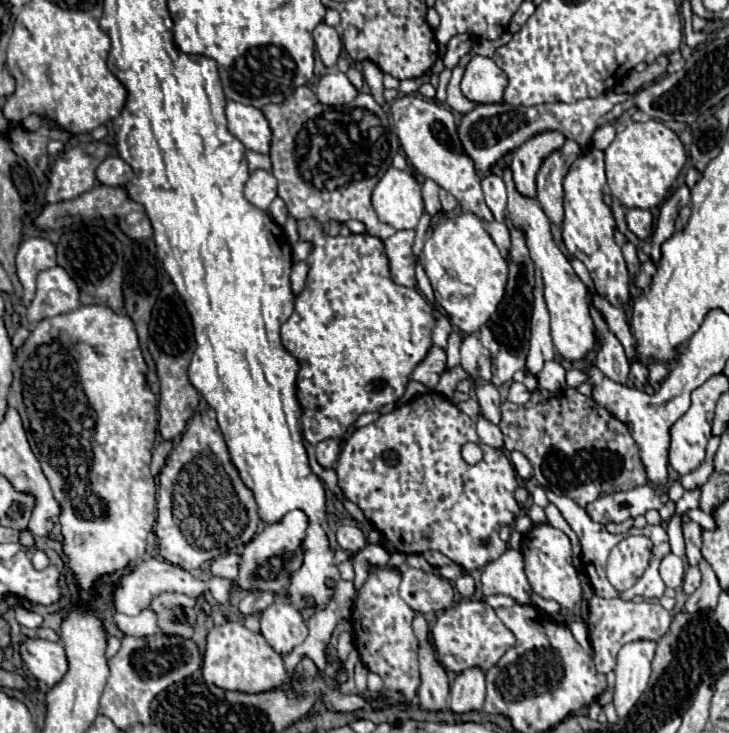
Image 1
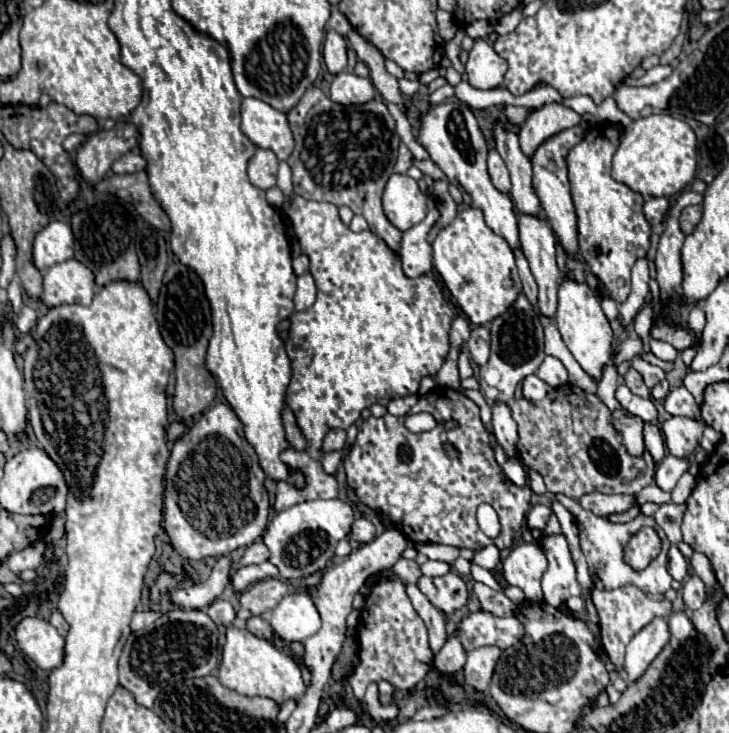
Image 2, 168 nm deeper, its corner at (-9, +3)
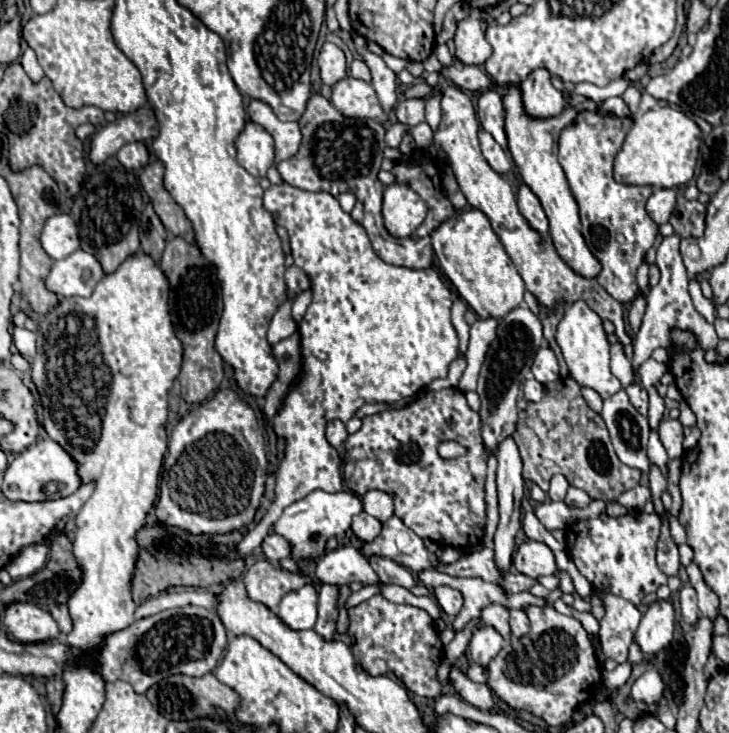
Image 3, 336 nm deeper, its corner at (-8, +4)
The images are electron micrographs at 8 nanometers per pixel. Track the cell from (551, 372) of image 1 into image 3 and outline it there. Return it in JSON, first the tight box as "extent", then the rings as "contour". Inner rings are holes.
{"extent":[532,347,560,383],"contour":[[[540,347],[536,353],[536,359],[532,363],[532,375],[536,377],[536,381],[540,383],[548,383],[548,381],[556,381],[560,377],[558,373],[558,361],[556,355],[552,353],[550,347]]]}

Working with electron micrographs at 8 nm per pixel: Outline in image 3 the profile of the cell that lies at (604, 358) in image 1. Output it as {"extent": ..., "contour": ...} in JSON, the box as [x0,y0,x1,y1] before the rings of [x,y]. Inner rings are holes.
{"extent":[626,383,648,415],"contour":[[[632,383],[632,385],[628,385],[626,391],[630,395],[630,403],[638,409],[638,413],[646,415],[646,411],[648,411],[648,393],[646,393],[646,389]]]}

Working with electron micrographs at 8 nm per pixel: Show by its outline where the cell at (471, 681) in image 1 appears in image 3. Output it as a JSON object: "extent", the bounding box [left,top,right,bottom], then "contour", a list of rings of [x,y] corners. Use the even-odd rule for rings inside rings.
{"extent":[470,625,504,667],"contour":[[[482,625],[480,629],[474,631],[472,639],[470,639],[470,659],[482,667],[486,667],[490,663],[490,659],[502,649],[504,639],[502,635],[490,627],[490,625]]]}

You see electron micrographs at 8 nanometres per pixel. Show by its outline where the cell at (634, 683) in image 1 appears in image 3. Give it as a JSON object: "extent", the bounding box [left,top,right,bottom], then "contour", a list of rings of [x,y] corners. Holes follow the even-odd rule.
{"extent":[636,601,674,653],"contour":[[[656,601],[644,613],[640,627],[636,631],[636,643],[642,653],[658,653],[668,647],[674,631],[674,607],[668,601]]]}

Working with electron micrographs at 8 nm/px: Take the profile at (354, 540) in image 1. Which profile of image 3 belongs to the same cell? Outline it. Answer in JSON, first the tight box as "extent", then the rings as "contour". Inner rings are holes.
{"extent":[352,513,382,543],"contour":[[[358,513],[354,519],[352,519],[352,531],[354,531],[354,535],[360,539],[360,541],[364,541],[364,543],[370,543],[370,541],[374,541],[376,537],[378,537],[378,533],[382,531],[382,523],[376,519],[376,517],[372,517],[372,515],[368,515],[368,513]]]}

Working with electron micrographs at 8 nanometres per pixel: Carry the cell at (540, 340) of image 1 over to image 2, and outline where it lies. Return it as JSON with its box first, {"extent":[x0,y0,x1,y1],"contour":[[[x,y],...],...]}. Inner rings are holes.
{"extent":[519,216,561,318],"contour":[[[519,216],[519,242],[539,286],[539,314],[545,318],[555,318],[557,286],[561,280],[561,272],[555,262],[553,230],[545,220],[537,220],[533,216]]]}

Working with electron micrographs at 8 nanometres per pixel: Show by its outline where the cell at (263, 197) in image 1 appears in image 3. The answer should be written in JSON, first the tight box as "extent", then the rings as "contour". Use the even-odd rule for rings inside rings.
{"extent":[236,121,274,177],"contour":[[[246,121],[236,141],[238,163],[254,177],[266,177],[268,167],[274,163],[274,139],[258,123]]]}

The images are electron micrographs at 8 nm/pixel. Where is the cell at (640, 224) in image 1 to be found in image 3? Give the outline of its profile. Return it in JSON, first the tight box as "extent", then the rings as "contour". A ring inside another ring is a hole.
{"extent":[646,189,676,223],"contour":[[[654,189],[646,203],[648,215],[658,223],[668,223],[670,213],[676,209],[676,189]]]}

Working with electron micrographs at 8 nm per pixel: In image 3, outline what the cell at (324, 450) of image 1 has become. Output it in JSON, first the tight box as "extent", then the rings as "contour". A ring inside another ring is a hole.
{"extent":[326,419,348,447],"contour":[[[332,419],[326,427],[326,439],[330,445],[334,447],[342,447],[342,443],[346,441],[348,437],[348,431],[346,431],[346,425],[340,421],[340,419]]]}

